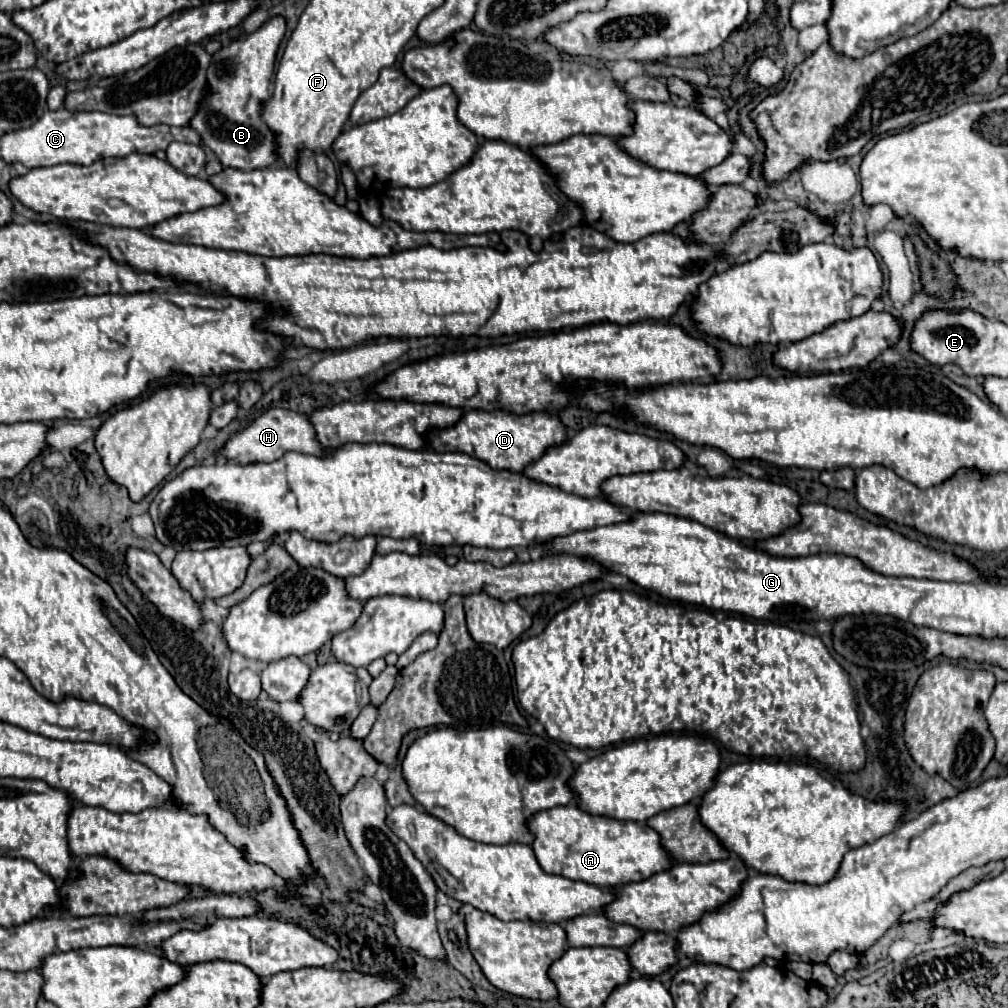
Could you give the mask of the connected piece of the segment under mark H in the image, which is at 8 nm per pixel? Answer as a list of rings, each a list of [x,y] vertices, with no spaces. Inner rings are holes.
[[[270,408],[256,420],[252,420],[246,428],[234,432],[220,448],[220,454],[226,460],[236,460],[240,464],[250,464],[250,462],[272,462],[278,460],[284,452],[304,452],[304,454],[318,454],[324,456],[322,446],[316,440],[314,428],[310,420],[304,414],[292,412],[292,410],[282,410],[282,408]]]

